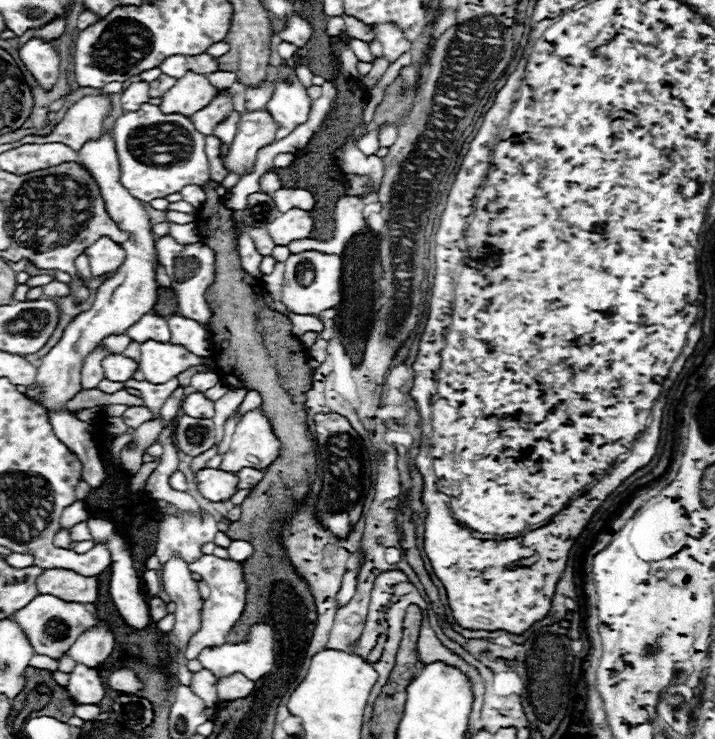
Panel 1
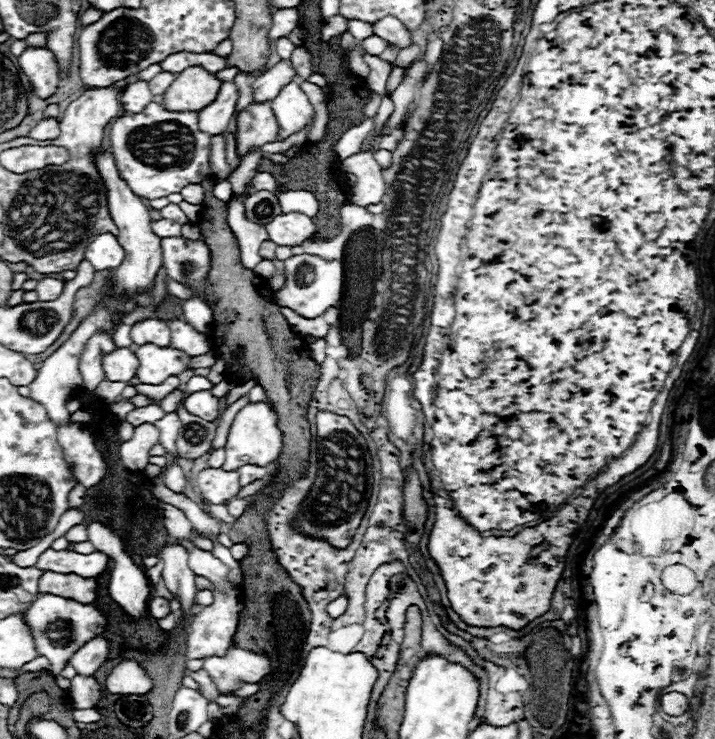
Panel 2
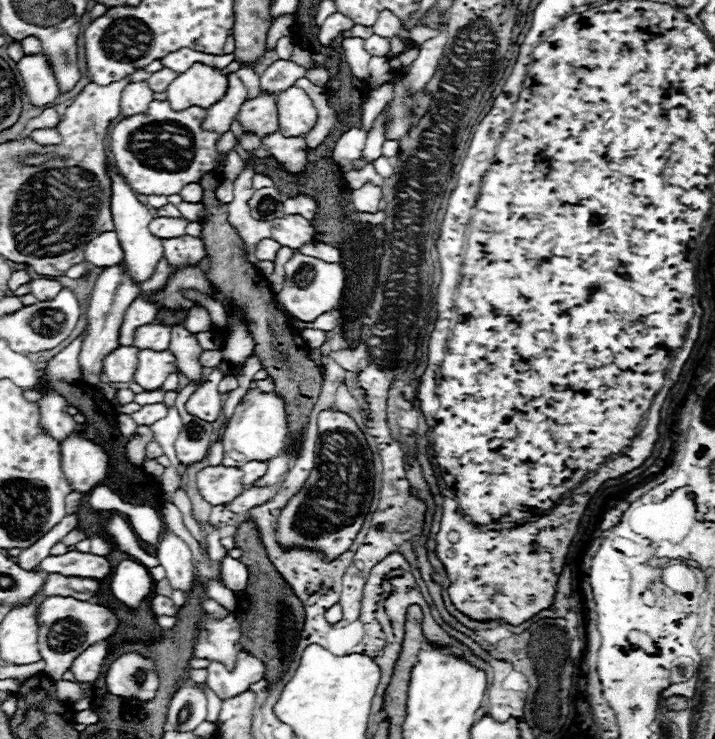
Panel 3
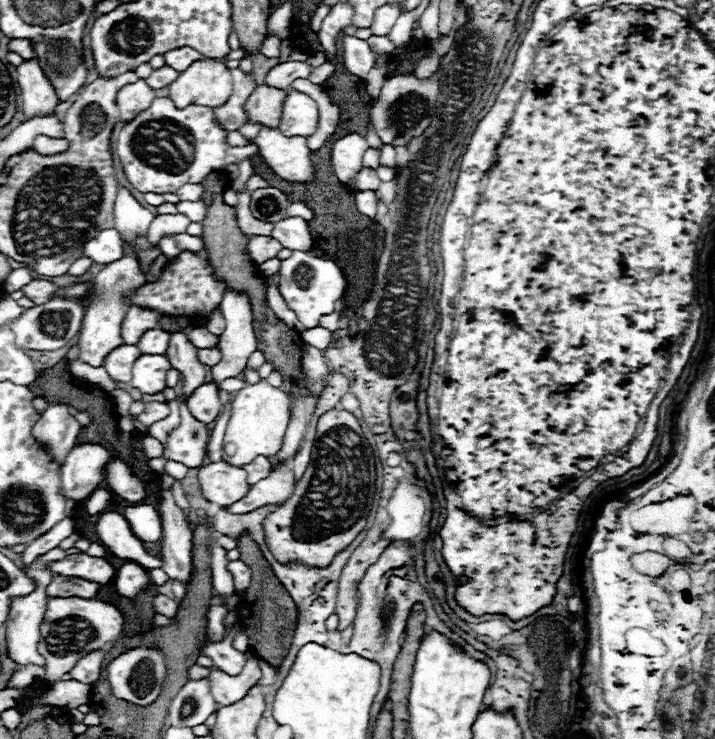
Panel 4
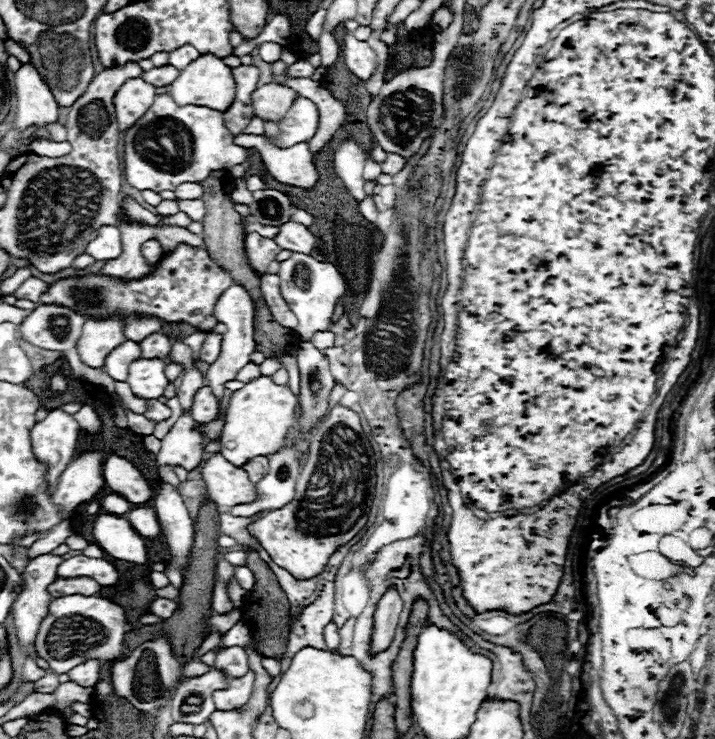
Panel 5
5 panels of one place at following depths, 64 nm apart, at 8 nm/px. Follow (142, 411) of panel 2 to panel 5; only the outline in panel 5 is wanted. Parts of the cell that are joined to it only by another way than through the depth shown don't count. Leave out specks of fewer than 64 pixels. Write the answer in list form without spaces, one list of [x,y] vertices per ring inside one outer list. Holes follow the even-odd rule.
[[[148,400],[146,404],[148,404],[148,410],[146,410],[144,416],[152,422],[162,422],[162,420],[168,420],[172,416],[172,410],[158,400]]]

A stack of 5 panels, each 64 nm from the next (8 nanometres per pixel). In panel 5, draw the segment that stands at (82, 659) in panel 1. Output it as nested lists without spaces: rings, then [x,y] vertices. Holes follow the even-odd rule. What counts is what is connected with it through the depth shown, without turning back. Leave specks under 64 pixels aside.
[[[88,660],[88,664],[80,664],[76,668],[72,668],[68,672],[70,680],[84,686],[84,688],[94,688],[98,684],[98,672],[100,672],[100,664],[96,660]]]

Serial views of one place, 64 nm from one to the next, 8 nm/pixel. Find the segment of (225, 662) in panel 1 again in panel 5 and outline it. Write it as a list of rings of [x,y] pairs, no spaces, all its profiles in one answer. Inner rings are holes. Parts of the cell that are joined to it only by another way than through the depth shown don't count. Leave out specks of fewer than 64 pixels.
[[[250,670],[242,678],[232,678],[230,686],[214,692],[214,706],[216,710],[236,710],[242,704],[246,704],[250,692],[252,692],[252,682],[254,682],[254,672]]]

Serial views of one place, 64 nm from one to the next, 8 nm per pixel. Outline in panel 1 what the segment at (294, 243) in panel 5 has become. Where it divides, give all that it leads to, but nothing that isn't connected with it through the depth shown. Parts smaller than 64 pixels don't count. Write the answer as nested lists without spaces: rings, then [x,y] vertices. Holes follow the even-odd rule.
[[[292,208],[288,212],[282,212],[276,220],[266,224],[266,230],[274,244],[288,246],[294,240],[304,240],[314,230],[314,220],[308,212],[300,208]]]

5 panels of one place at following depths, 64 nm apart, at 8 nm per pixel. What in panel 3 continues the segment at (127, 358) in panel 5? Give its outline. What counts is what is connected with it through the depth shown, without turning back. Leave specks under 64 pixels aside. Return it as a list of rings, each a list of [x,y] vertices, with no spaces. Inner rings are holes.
[[[120,346],[112,350],[104,358],[104,374],[108,382],[130,382],[138,364],[138,348],[136,346]]]

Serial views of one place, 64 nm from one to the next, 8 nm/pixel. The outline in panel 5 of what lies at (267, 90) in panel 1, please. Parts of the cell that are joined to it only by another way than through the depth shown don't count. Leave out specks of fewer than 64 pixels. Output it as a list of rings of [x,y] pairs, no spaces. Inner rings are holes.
[[[298,60],[296,64],[292,64],[290,68],[288,68],[288,76],[294,76],[294,78],[310,78],[312,74],[314,74],[314,66],[310,64],[310,62],[306,62],[306,60]]]

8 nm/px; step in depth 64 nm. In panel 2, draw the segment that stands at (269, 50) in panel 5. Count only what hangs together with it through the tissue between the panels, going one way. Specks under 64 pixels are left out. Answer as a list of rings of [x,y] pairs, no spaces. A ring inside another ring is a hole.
[[[290,8],[290,10],[276,10],[272,14],[272,26],[268,32],[270,40],[278,40],[282,36],[288,36],[298,24],[298,10]]]

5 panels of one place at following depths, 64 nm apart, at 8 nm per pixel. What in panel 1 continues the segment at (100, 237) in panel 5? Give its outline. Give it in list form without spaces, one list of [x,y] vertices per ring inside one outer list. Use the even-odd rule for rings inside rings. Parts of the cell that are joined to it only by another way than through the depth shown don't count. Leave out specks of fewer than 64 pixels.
[[[108,236],[98,238],[92,246],[88,246],[84,250],[84,254],[90,260],[90,268],[92,268],[92,274],[94,276],[104,276],[104,274],[114,272],[116,268],[120,268],[120,264],[126,258],[124,248],[120,244],[116,244]]]

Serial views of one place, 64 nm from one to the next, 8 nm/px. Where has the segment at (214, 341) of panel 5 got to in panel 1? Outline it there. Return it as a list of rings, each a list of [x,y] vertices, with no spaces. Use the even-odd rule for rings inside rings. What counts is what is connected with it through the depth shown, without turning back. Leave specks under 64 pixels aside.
[[[148,340],[140,344],[140,372],[144,380],[152,384],[162,384],[172,376],[178,376],[186,368],[202,366],[206,360],[210,358],[194,356],[186,348],[170,342],[162,344],[162,342]]]

